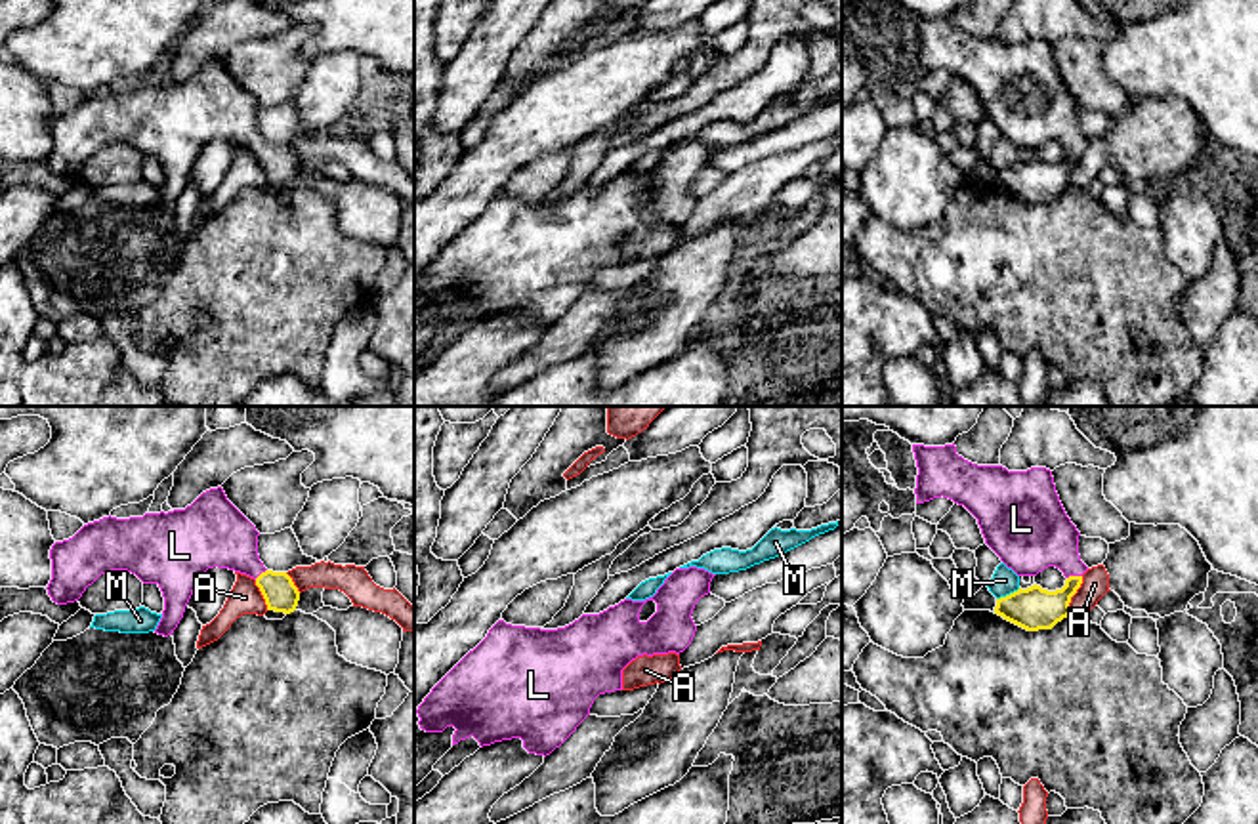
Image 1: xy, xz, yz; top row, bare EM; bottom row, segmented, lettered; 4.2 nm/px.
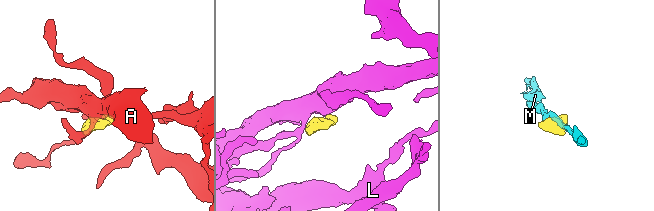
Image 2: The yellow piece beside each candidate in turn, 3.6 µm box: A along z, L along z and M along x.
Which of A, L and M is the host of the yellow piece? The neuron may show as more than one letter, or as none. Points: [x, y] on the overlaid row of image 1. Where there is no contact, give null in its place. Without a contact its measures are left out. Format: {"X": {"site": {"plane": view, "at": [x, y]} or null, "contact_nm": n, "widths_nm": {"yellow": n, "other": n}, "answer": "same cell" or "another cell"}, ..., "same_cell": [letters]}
{"A": {"site": {"plane": "yz", "at": [1073, 594]}, "contact_nm": 170, "widths_nm": {"yellow": 180, "other": 110}, "answer": "another cell"}, "L": {"site": {"plane": "yz", "at": [1073, 576]}, "contact_nm": 70, "widths_nm": {"yellow": 180, "other": 320}, "answer": "same cell"}, "M": {"site": {"plane": "yz", "at": [1010, 594]}, "contact_nm": 120, "widths_nm": {"yellow": 180, "other": 110}, "answer": "another cell"}, "same_cell": ["L"]}

